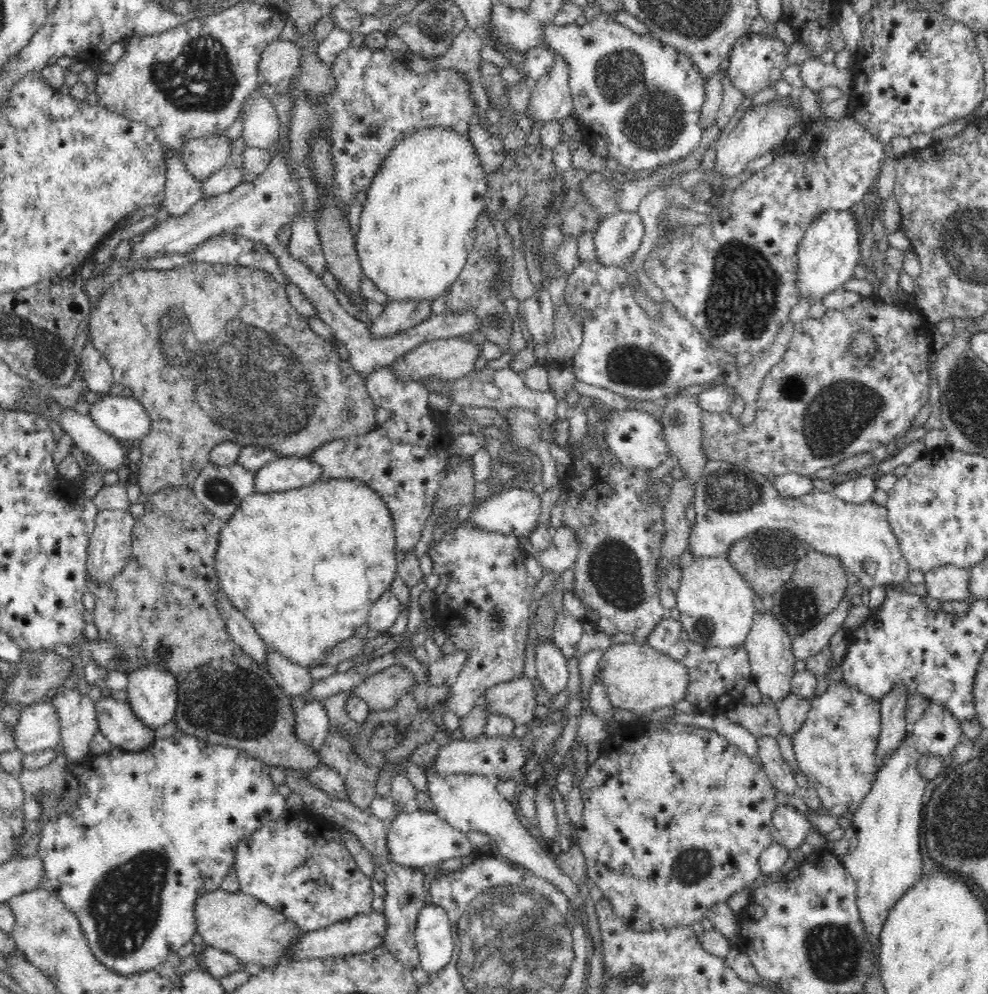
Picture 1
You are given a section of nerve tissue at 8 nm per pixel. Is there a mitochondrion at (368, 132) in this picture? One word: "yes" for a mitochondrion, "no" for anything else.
yes

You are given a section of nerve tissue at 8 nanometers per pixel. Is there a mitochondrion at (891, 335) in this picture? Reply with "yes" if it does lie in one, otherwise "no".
no

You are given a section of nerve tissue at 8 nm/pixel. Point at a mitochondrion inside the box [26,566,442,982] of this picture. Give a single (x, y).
(124, 905)

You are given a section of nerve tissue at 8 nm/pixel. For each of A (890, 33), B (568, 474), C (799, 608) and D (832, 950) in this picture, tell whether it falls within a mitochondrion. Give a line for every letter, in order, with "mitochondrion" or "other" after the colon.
A: other
B: other
C: mitochondrion
D: mitochondrion

